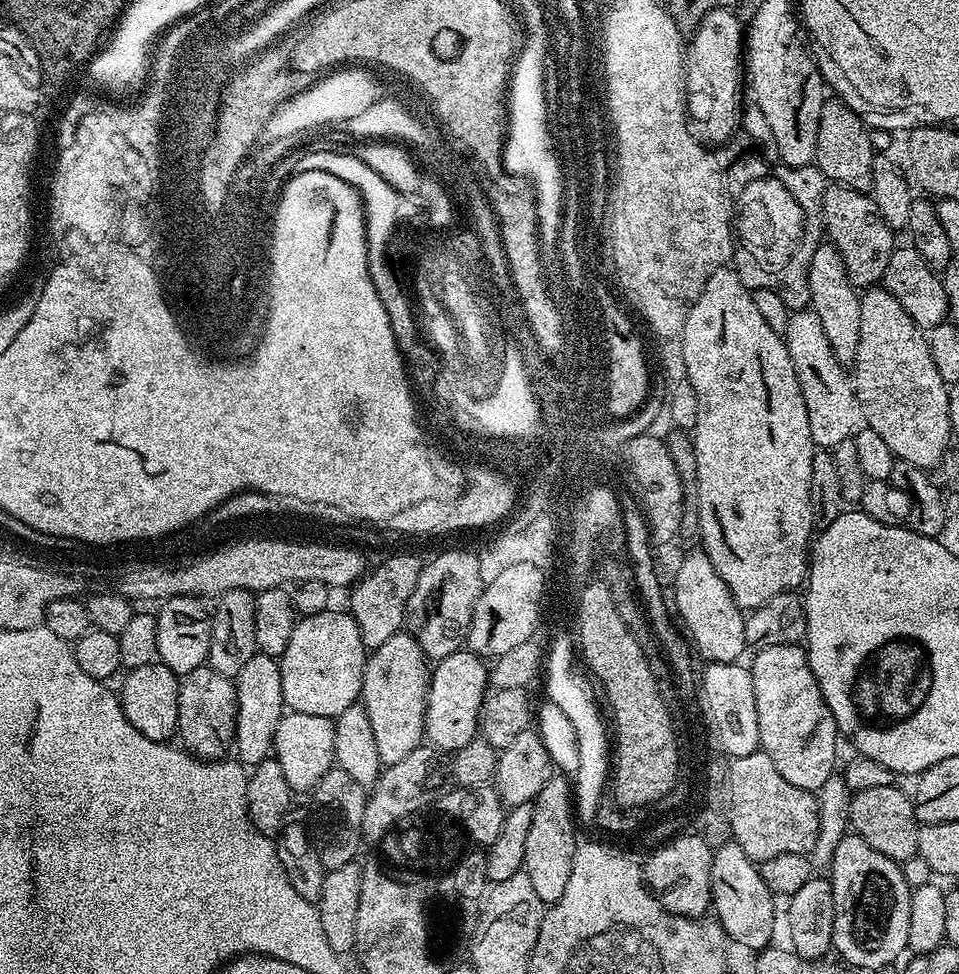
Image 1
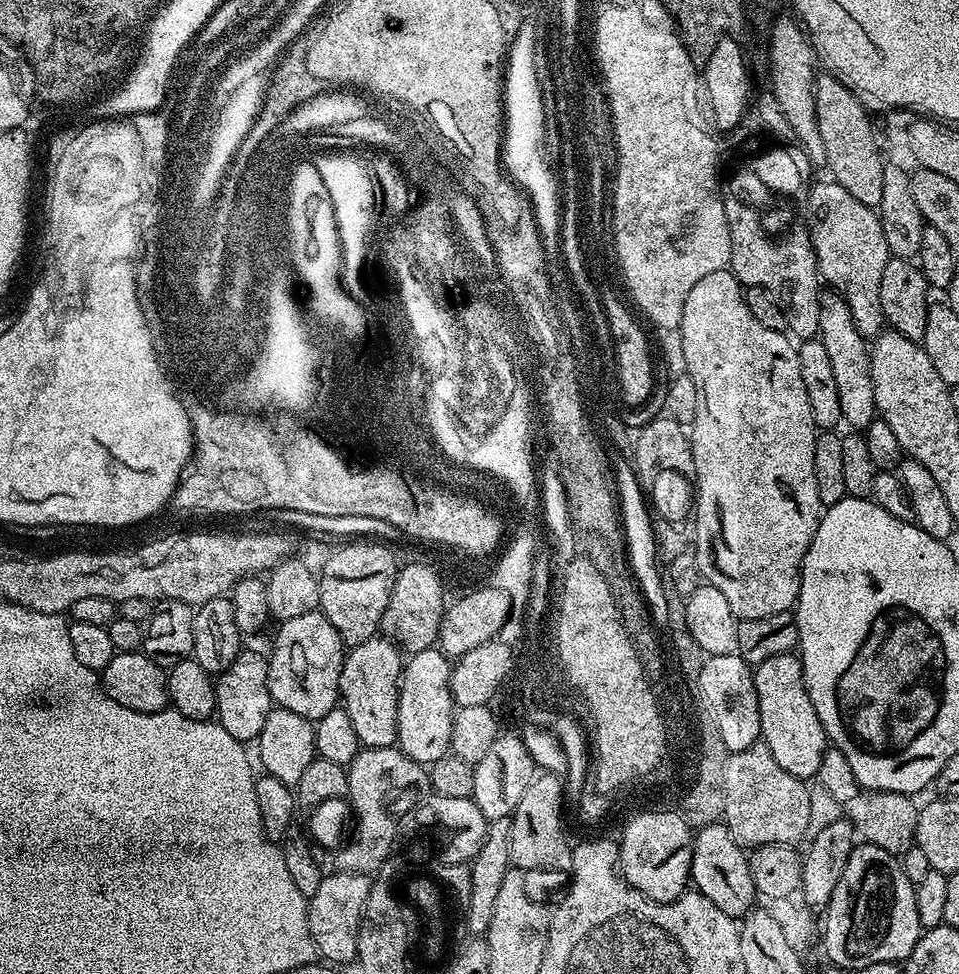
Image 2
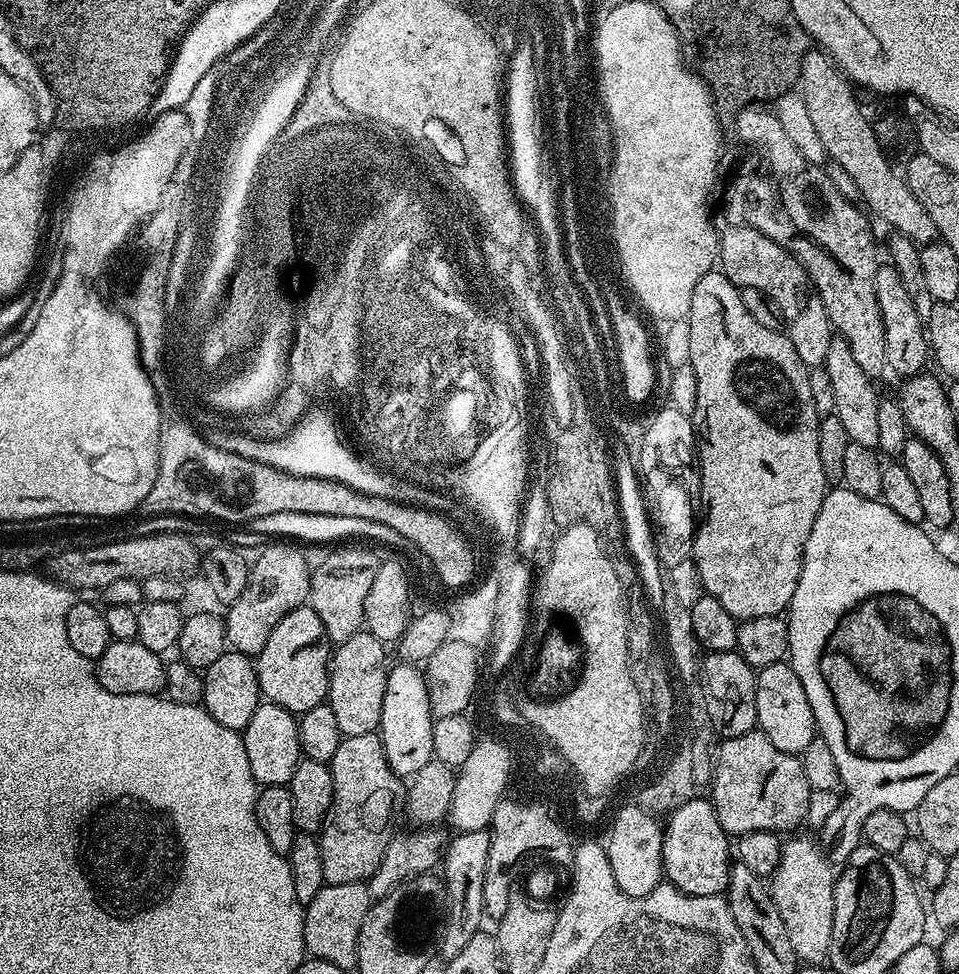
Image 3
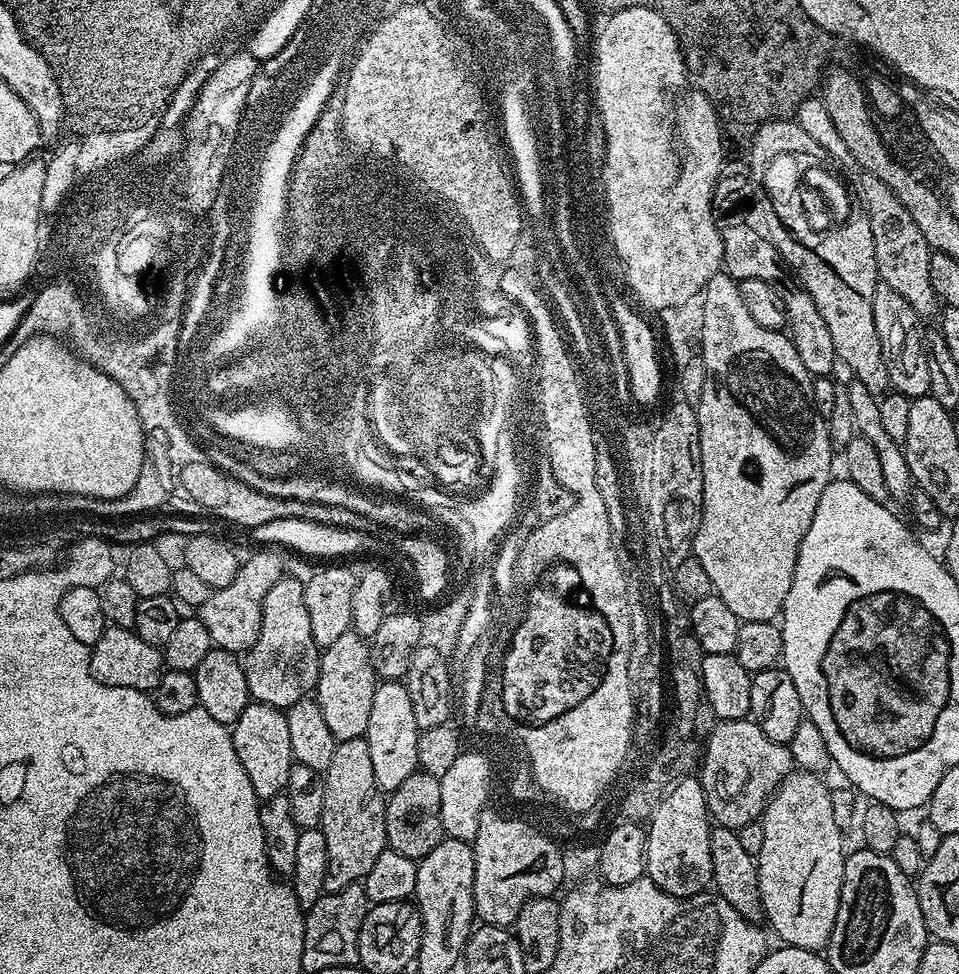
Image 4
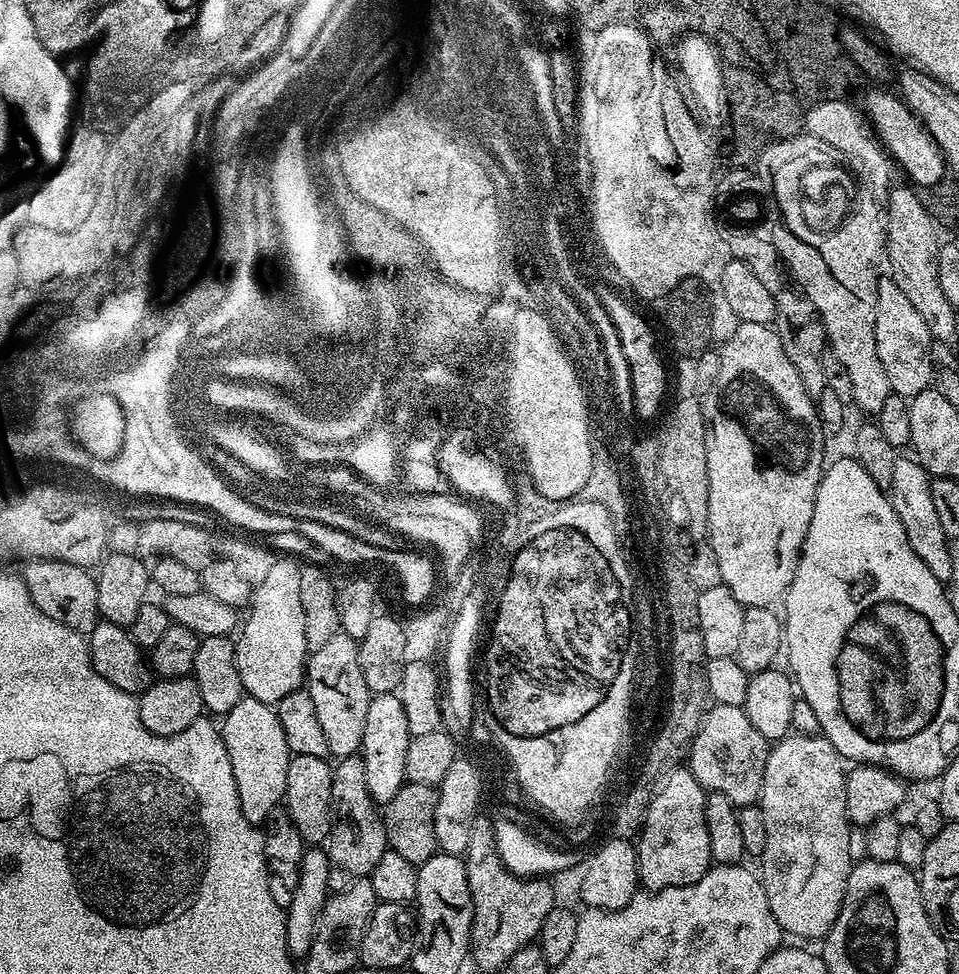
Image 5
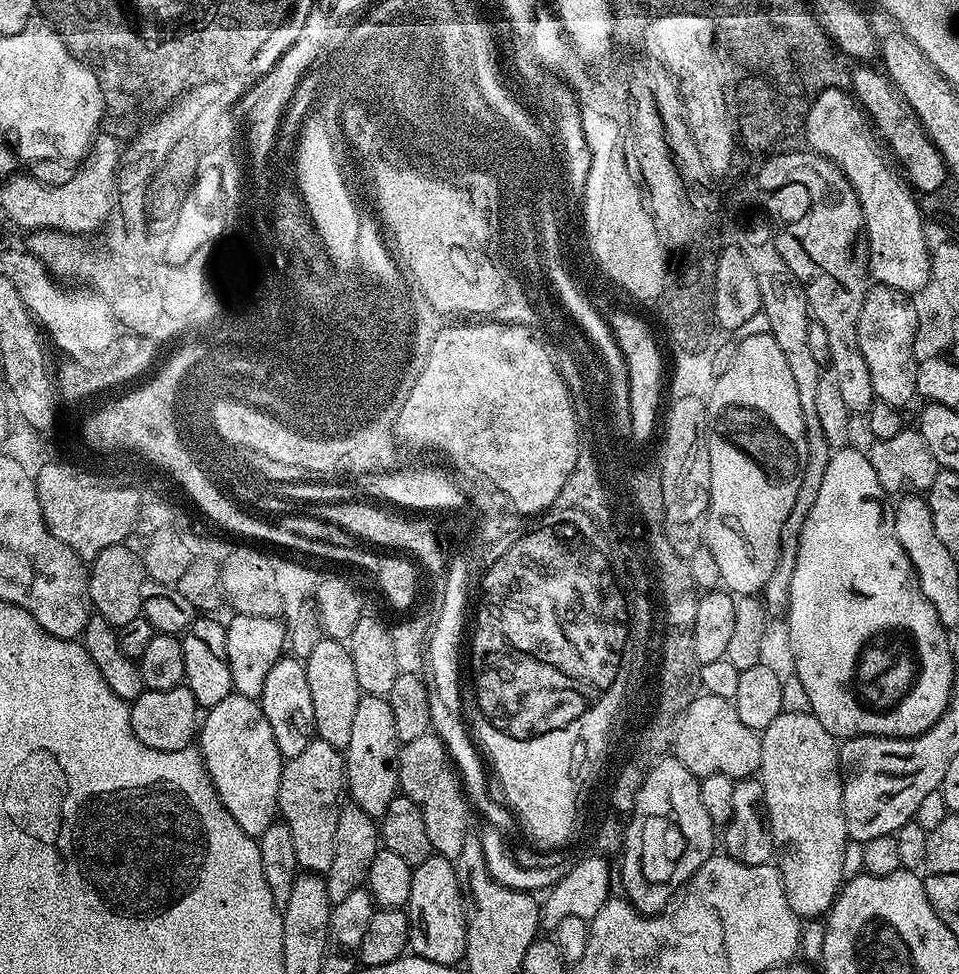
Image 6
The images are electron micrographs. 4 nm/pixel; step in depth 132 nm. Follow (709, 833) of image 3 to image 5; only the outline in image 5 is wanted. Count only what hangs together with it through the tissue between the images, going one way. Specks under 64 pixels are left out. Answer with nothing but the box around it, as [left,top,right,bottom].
[638,766,714,890]

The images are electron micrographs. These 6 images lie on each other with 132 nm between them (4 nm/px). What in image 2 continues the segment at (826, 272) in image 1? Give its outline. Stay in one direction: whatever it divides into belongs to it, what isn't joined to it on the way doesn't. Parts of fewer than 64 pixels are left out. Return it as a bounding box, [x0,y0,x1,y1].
[818,290,877,430]

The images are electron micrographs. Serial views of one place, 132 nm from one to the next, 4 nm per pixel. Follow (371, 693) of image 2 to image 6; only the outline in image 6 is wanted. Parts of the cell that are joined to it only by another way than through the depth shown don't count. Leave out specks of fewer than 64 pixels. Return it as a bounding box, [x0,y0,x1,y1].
[303,638,361,750]

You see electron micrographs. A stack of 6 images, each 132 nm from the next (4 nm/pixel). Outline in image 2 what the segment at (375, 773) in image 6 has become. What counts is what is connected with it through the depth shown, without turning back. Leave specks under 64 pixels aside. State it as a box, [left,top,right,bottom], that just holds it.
[398,646,453,766]

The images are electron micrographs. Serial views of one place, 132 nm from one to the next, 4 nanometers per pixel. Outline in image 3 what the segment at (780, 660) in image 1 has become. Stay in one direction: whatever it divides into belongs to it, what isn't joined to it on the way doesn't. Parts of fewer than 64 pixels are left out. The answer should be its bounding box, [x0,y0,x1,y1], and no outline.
[756,663,818,756]

